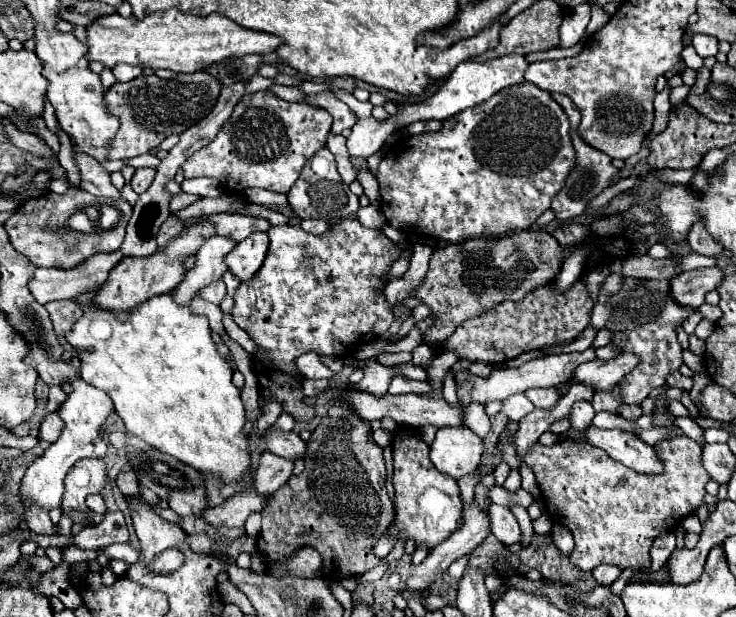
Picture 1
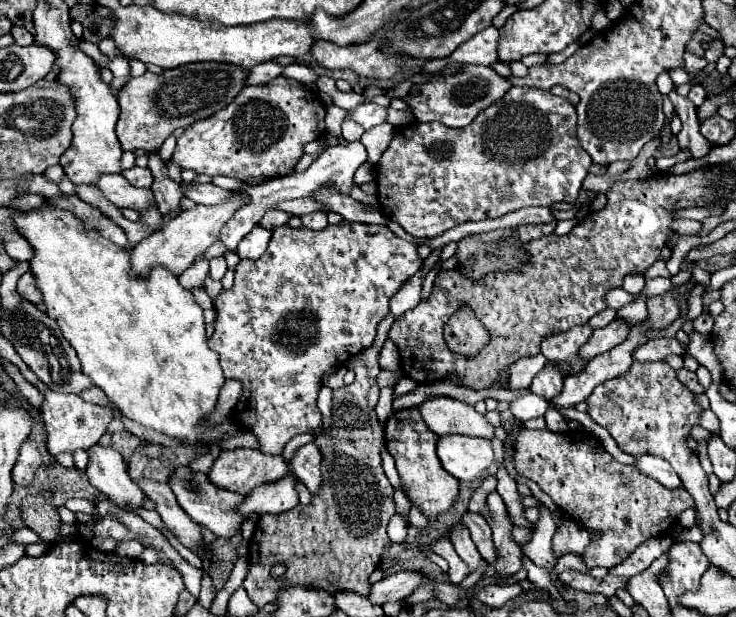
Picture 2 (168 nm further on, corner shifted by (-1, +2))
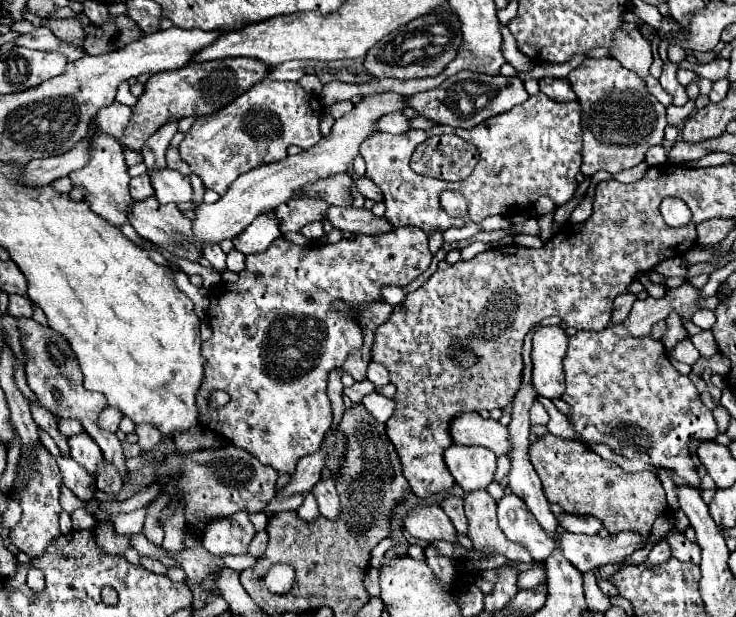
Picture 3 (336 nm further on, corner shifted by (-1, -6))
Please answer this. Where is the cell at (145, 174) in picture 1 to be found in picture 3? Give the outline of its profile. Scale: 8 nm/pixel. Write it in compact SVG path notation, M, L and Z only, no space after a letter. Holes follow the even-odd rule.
M145 173L145 175L141 175L141 177L131 179L129 187L131 187L131 197L133 197L135 201L143 201L143 199L147 199L147 197L151 197L151 195L153 195L153 189L151 189L149 175L147 175L147 173Z

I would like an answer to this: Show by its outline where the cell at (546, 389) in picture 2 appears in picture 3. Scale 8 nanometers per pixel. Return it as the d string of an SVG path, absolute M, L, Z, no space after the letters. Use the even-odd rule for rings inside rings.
M561 325L539 327L533 333L533 385L537 393L547 399L563 395L563 357L567 341L569 337Z

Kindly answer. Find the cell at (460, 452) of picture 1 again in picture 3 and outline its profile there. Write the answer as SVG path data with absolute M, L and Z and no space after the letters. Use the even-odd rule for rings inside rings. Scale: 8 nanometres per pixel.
M453 443L445 451L445 463L463 491L487 489L497 469L497 455L485 447L463 447Z

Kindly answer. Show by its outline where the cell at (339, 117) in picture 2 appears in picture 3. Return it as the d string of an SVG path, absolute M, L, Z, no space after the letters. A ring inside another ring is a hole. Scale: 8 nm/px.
M361 179L361 193L367 197L367 199L371 199L371 201L381 201L383 199L383 193L371 183L371 181L367 181L367 179Z

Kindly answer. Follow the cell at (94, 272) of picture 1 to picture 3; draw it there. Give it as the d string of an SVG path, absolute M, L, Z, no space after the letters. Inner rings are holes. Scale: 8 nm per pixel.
M9 295L9 305L7 305L7 313L11 317L31 317L33 315L33 305L31 301L27 301L25 297L19 295Z

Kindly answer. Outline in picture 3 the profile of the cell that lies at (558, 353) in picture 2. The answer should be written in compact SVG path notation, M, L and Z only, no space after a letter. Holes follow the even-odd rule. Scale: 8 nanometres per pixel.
M609 325L603 331L577 331L569 339L569 349L563 359L565 367L565 393L561 399L571 407L569 421L573 423L575 433L587 445L603 443L613 449L613 453L627 459L643 459L655 467L667 467L687 483L699 489L699 475L695 463L689 455L689 441L713 441L717 437L717 423L711 409L707 409L699 397L699 391L687 375L681 375L663 353L665 347L661 341L655 341L649 335L633 337L625 325Z

